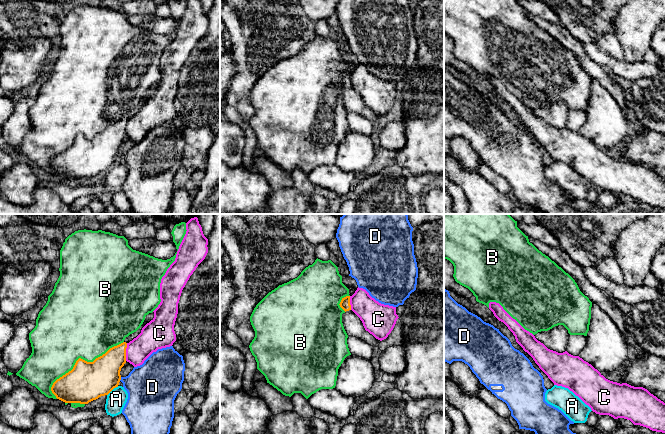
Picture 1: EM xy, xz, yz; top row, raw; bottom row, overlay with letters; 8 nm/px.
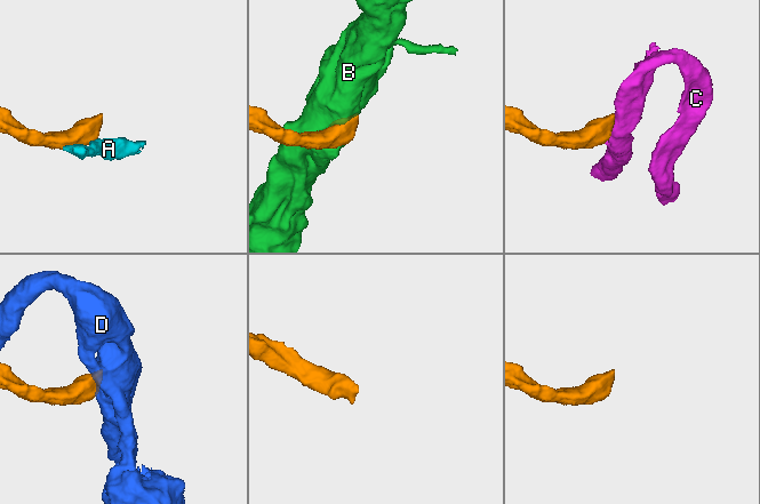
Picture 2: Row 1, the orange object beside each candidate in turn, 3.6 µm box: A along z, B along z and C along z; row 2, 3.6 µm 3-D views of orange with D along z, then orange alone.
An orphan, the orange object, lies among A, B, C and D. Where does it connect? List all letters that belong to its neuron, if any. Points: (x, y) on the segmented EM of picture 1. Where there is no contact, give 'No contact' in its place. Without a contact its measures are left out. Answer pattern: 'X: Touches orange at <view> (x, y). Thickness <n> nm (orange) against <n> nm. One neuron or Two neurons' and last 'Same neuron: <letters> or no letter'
A: Touches orange at xy (112, 389). Thickness 320 nm (orange) against 160 nm. Two neurons
B: Touches orange at xy (82, 359). Thickness 320 nm (orange) against 480 nm. Two neurons
C: Touches orange at xy (125, 352). Thickness 280 nm (orange) against 200 nm. Two neurons
D: Touches orange at xy (120, 379). Thickness 300 nm (orange) against 380 nm. Two neurons
Same neuron: no letter

